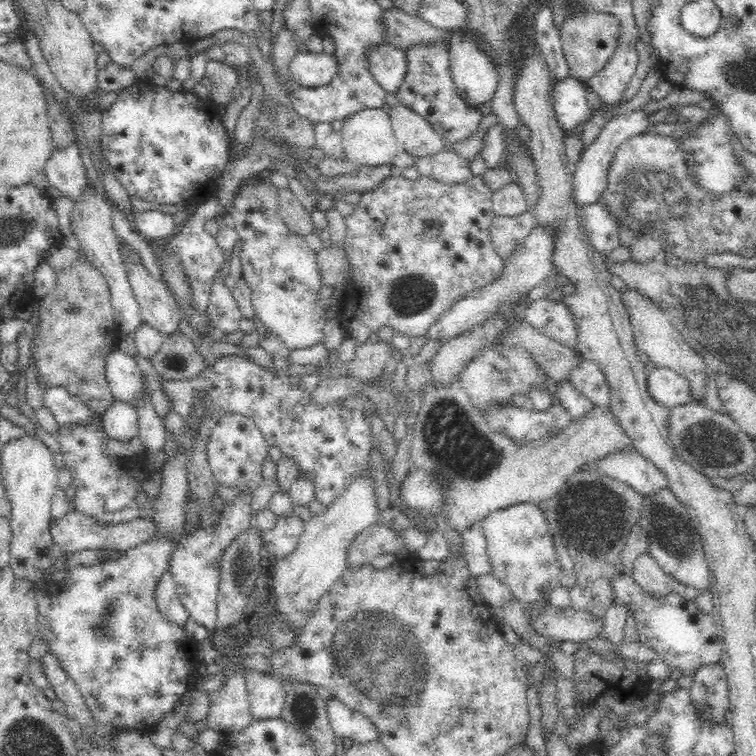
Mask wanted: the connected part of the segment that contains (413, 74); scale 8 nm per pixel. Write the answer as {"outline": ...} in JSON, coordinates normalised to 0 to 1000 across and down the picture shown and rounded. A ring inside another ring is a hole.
{"outline":[[[542,62],[534,67],[538,70],[541,97],[522,122],[528,135],[562,156],[582,181],[594,189],[624,181],[639,152],[635,146],[619,142],[603,124],[603,115],[598,114],[598,104],[593,101],[593,67],[582,62]]]}

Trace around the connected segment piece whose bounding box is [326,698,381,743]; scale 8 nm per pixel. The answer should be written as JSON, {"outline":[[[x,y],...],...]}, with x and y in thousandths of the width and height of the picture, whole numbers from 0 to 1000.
{"outline":[[[437,923],[431,930],[437,960],[447,975],[466,976],[467,981],[474,983],[504,979],[504,968],[488,947],[464,940],[447,925]]]}

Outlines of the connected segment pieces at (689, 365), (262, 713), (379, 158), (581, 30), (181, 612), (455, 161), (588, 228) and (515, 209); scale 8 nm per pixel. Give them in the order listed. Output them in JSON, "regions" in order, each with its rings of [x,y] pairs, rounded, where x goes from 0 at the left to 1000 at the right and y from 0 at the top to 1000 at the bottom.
{"regions":[[[[831,381],[823,386],[825,406],[832,414],[832,426],[837,435],[837,444],[841,459],[848,467],[854,467],[860,475],[861,485],[884,485],[905,496],[913,503],[923,529],[927,530],[927,520],[933,511],[935,487],[926,471],[922,471],[911,456],[899,446],[898,440],[889,431],[885,417],[870,403],[854,386],[847,386],[844,381]]],[[[323,885],[321,893],[335,952],[368,950],[377,929],[373,903],[343,888]]],[[[505,143],[484,144],[454,160],[451,181],[460,212],[466,217],[484,220],[519,218],[529,197],[513,149]]],[[[783,13],[765,19],[765,21],[761,19],[749,21],[747,28],[742,32],[739,46],[745,70],[755,91],[753,101],[775,106],[804,85],[806,77],[810,77],[820,61],[825,41],[819,21],[810,16]]],[[[222,755],[214,766],[210,767],[210,775],[205,780],[206,798],[225,821],[230,821],[237,829],[243,829],[250,812],[241,800],[231,779],[233,771],[228,767],[228,761]]],[[[587,198],[570,208],[549,208],[546,217],[556,230],[574,233],[595,243],[611,242],[624,233],[622,212],[606,201]]],[[[794,267],[770,271],[770,300],[795,337],[820,325],[819,300]]],[[[681,234],[652,254],[649,271],[659,286],[683,286],[698,279],[700,272],[693,247]]]]}

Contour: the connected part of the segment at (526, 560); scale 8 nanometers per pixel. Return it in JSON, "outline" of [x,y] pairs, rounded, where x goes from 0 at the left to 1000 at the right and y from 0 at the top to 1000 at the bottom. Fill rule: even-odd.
{"outline":[[[708,663],[663,672],[635,692],[643,713],[643,739],[648,745],[646,758],[659,766],[676,790],[690,800],[725,796],[730,782],[742,774],[741,735],[725,696],[724,683],[714,665]]]}

